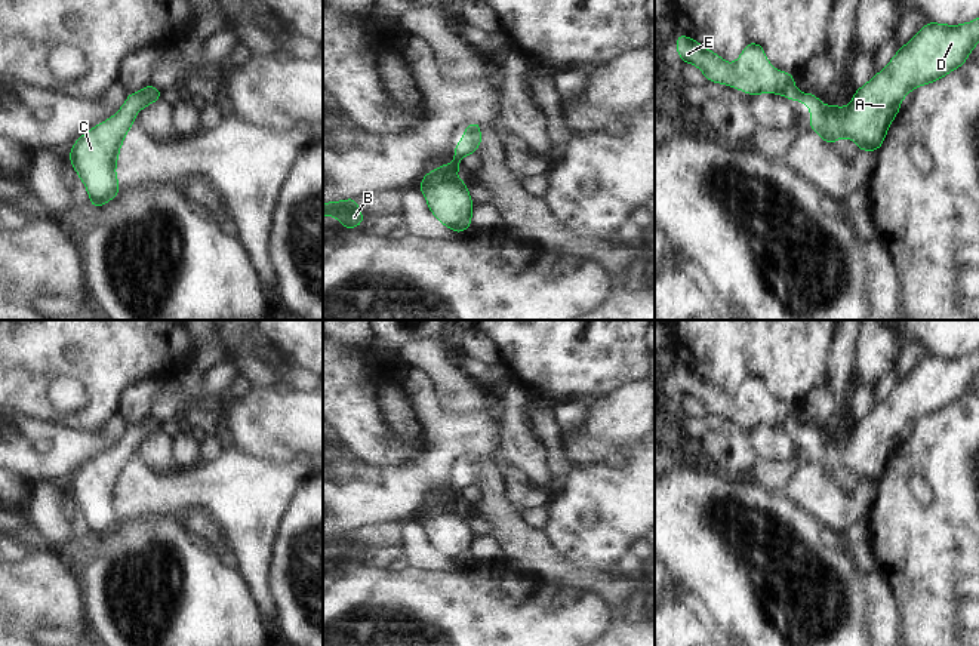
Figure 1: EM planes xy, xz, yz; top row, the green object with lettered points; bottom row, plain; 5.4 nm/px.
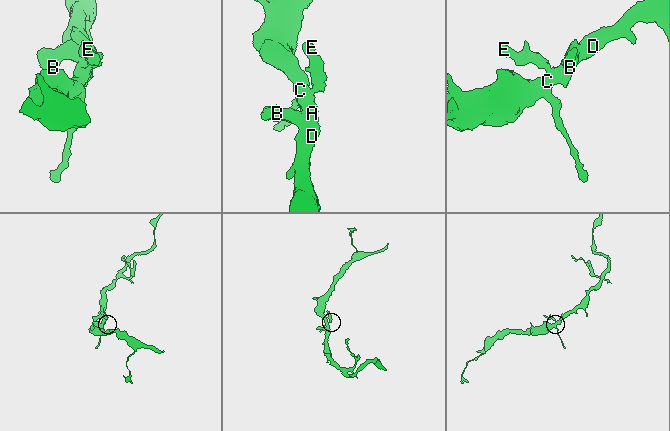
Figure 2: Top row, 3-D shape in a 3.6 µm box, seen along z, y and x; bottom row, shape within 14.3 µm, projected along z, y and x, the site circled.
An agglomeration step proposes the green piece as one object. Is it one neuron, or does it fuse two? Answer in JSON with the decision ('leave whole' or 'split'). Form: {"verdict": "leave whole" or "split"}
{"verdict": "leave whole"}

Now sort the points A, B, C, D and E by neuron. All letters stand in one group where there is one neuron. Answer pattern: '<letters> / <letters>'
A B C D E

